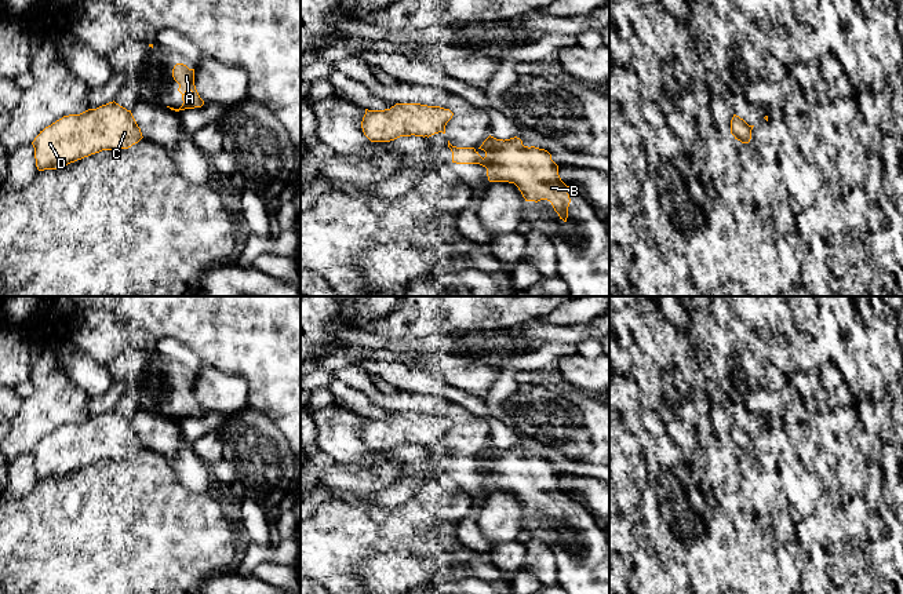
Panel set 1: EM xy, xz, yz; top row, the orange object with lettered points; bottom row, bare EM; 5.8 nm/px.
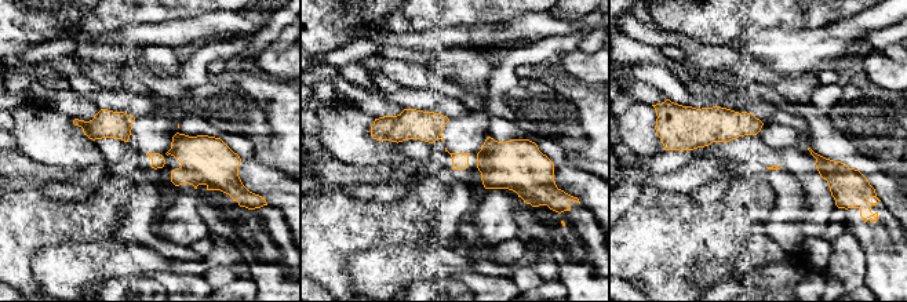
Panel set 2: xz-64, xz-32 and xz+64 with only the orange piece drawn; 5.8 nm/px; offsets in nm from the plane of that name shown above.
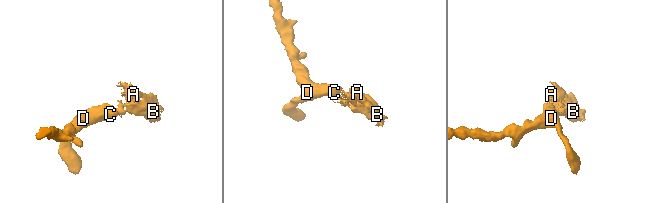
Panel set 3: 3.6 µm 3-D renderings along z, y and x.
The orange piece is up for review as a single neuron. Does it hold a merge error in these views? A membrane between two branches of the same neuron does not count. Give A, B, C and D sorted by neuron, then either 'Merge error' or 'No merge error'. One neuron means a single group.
Groups: A B / C D. Merge error

